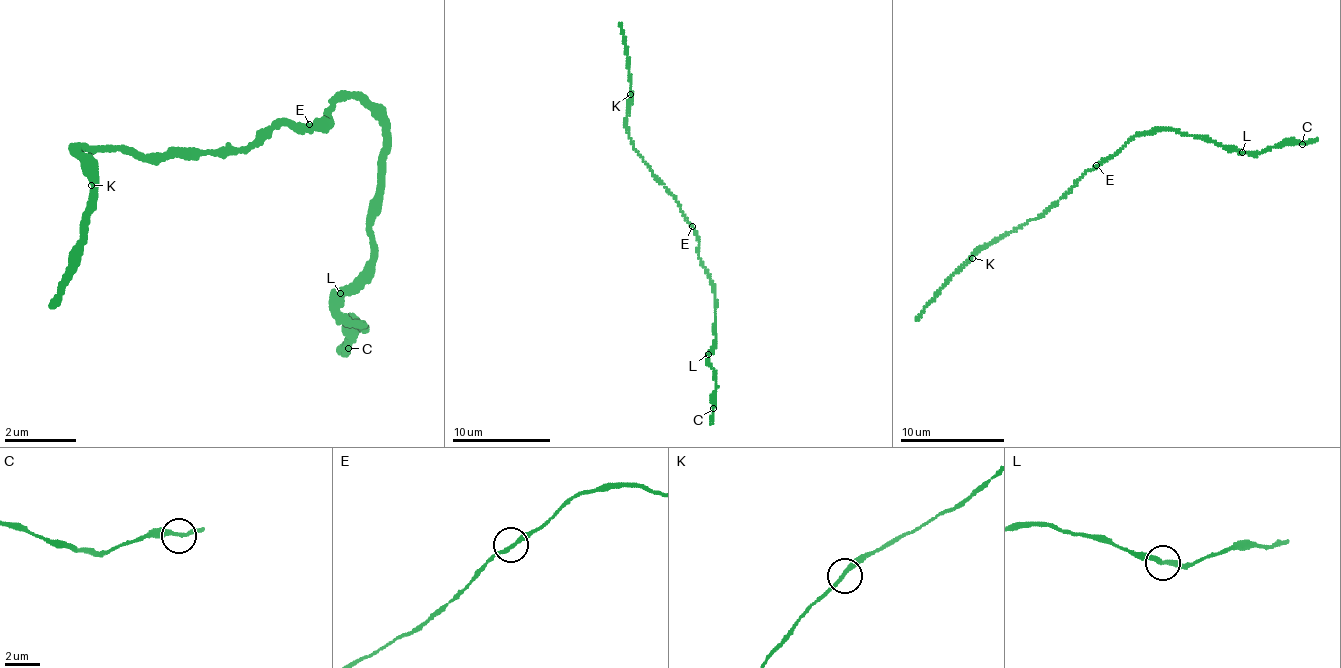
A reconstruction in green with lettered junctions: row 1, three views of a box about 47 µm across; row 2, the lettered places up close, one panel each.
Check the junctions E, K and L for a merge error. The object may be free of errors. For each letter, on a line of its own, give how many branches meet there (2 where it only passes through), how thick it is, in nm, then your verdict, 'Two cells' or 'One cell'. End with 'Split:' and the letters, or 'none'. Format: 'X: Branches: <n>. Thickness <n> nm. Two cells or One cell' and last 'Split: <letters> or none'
E: Branches: 2. Thickness 190 nm. One cell
K: Branches: 2. Thickness 240 nm. One cell
L: Branches: 2. Thickness 240 nm. One cell
Split: none

